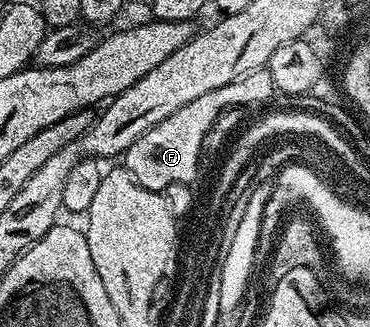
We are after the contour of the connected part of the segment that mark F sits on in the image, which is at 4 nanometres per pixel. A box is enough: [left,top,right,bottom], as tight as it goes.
[123,67,276,192]

